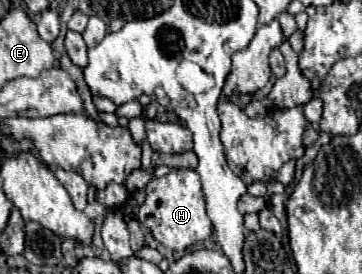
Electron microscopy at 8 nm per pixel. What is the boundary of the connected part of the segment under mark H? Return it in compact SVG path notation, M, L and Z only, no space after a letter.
M177 169L177 171L167 173L161 179L151 179L145 193L147 193L147 199L139 207L137 217L141 225L147 227L151 235L165 247L183 251L213 235L213 225L205 211L205 199L203 199L203 189L201 189L197 171Z

